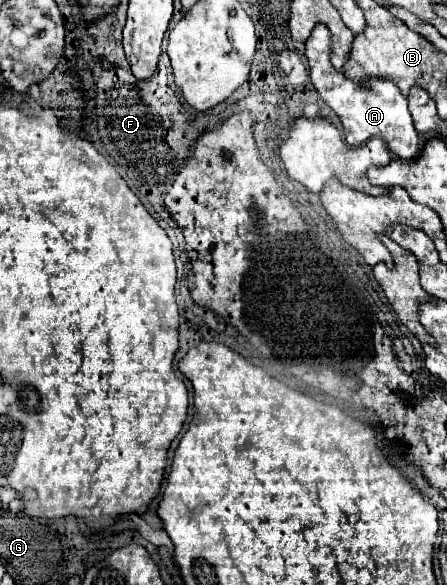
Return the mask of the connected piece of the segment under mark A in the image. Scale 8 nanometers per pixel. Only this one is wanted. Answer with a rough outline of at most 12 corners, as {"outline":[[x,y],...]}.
{"outline":[[330,31],[306,41],[310,79],[354,147],[378,137],[420,155],[408,99],[392,81],[354,85],[330,63]]}

